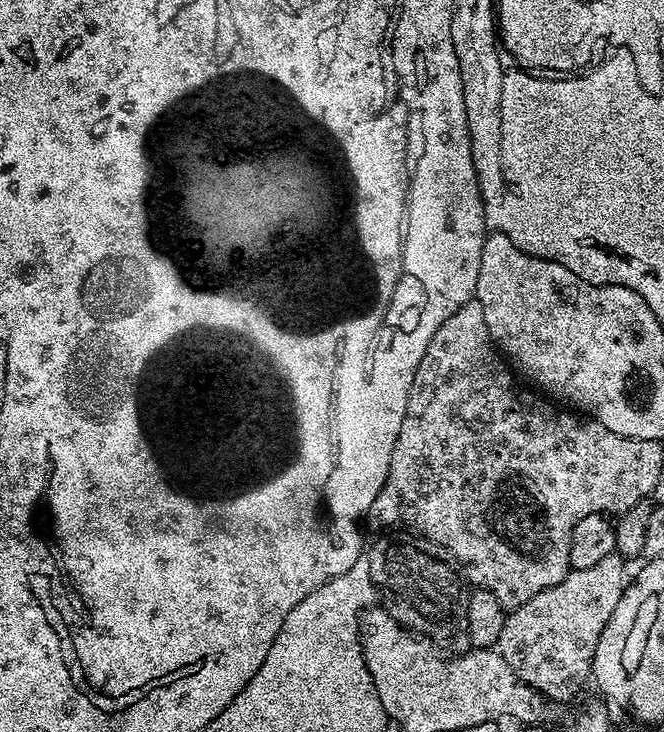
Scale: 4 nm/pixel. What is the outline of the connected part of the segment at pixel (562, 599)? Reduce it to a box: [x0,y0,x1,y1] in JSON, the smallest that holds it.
[498,554,626,702]

